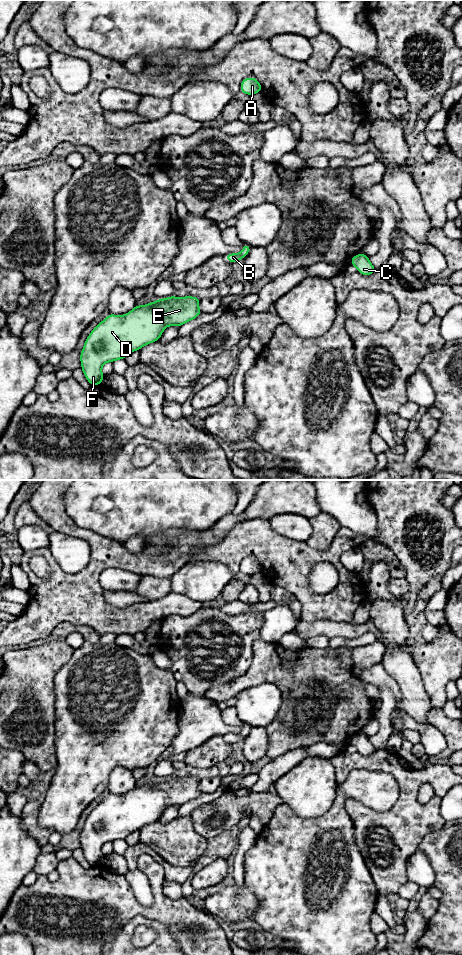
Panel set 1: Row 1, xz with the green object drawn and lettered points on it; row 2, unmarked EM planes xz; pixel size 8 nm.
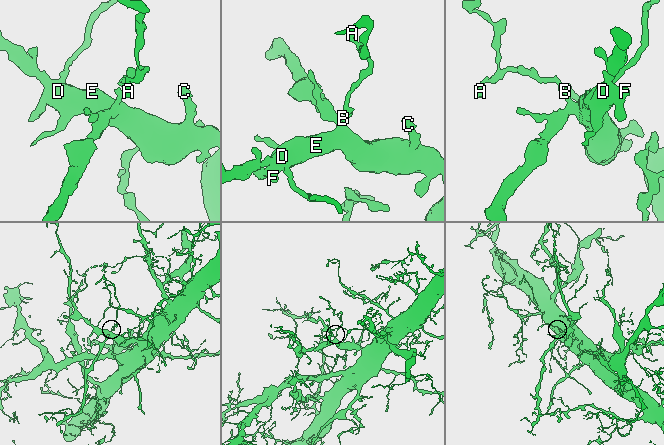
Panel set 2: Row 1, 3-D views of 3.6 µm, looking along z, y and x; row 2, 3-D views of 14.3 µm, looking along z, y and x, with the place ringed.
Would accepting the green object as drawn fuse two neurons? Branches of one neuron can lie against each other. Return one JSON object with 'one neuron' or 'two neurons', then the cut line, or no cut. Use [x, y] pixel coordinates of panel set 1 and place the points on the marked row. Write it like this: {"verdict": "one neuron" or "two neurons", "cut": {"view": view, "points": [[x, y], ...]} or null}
{"verdict": "one neuron", "cut": null}

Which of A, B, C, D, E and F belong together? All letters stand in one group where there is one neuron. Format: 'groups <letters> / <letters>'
groups A B C D E F

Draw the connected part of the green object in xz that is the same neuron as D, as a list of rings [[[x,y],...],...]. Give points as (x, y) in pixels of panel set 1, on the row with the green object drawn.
[[[193,296],[157,299],[146,305],[136,305],[124,315],[109,313],[88,335],[80,353],[81,369],[86,380],[92,385],[100,385],[104,379],[102,367],[106,362],[125,359],[132,352],[147,344],[159,341],[168,326],[180,327],[197,318],[202,312],[199,309],[201,299]]]

